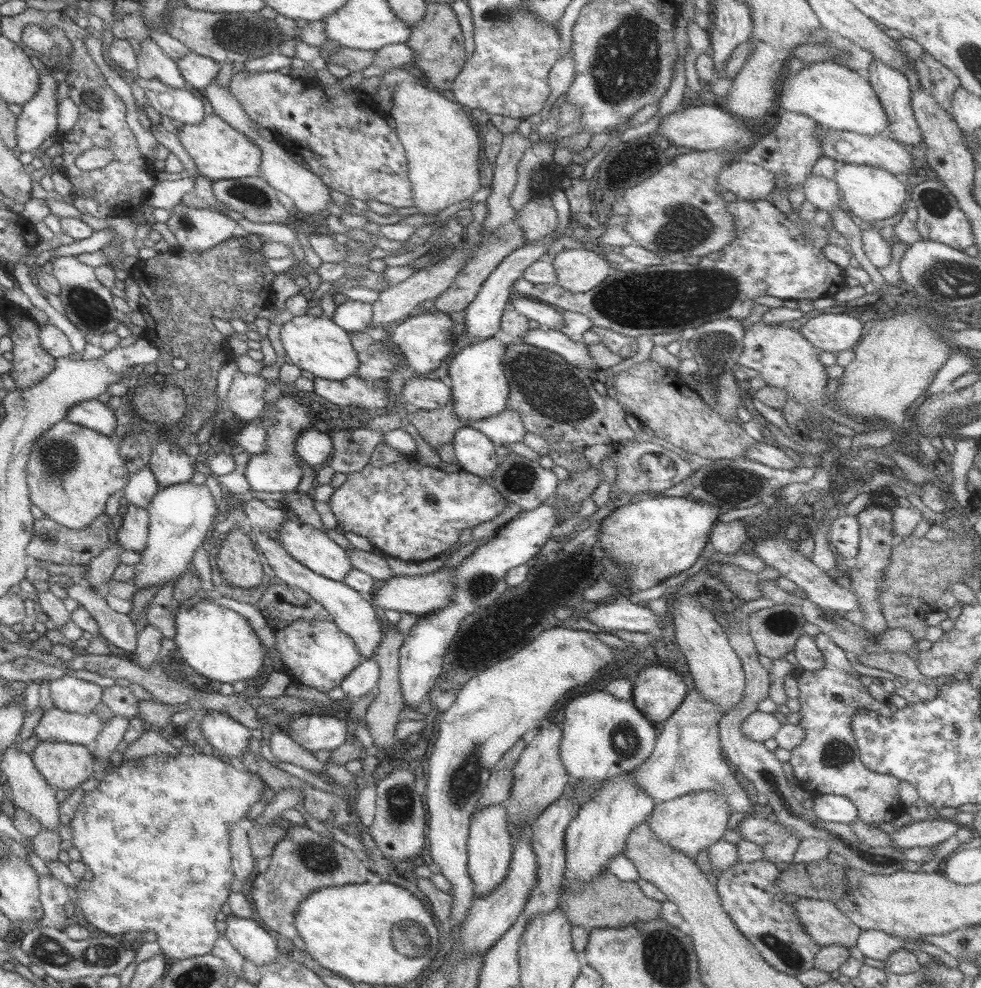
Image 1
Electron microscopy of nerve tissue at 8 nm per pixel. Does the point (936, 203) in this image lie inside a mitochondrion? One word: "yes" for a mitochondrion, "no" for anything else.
yes

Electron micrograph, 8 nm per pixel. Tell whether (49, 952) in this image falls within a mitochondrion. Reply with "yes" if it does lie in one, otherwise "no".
yes

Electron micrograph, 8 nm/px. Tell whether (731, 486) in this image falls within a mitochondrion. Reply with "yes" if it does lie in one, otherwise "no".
yes

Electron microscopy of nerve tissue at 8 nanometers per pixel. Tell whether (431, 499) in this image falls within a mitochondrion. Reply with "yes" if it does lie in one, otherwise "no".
no

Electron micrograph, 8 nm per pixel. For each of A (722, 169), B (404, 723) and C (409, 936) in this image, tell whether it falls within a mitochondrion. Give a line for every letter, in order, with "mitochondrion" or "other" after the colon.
A: other
B: other
C: mitochondrion

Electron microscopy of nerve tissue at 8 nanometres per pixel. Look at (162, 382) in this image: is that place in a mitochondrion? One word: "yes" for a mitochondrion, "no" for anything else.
no

